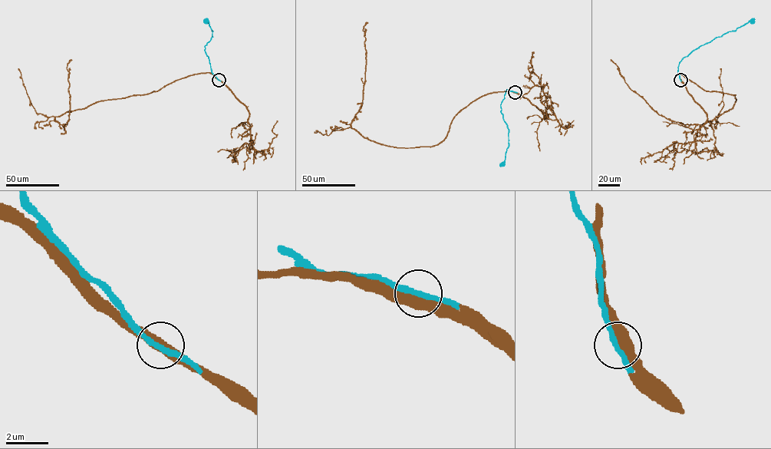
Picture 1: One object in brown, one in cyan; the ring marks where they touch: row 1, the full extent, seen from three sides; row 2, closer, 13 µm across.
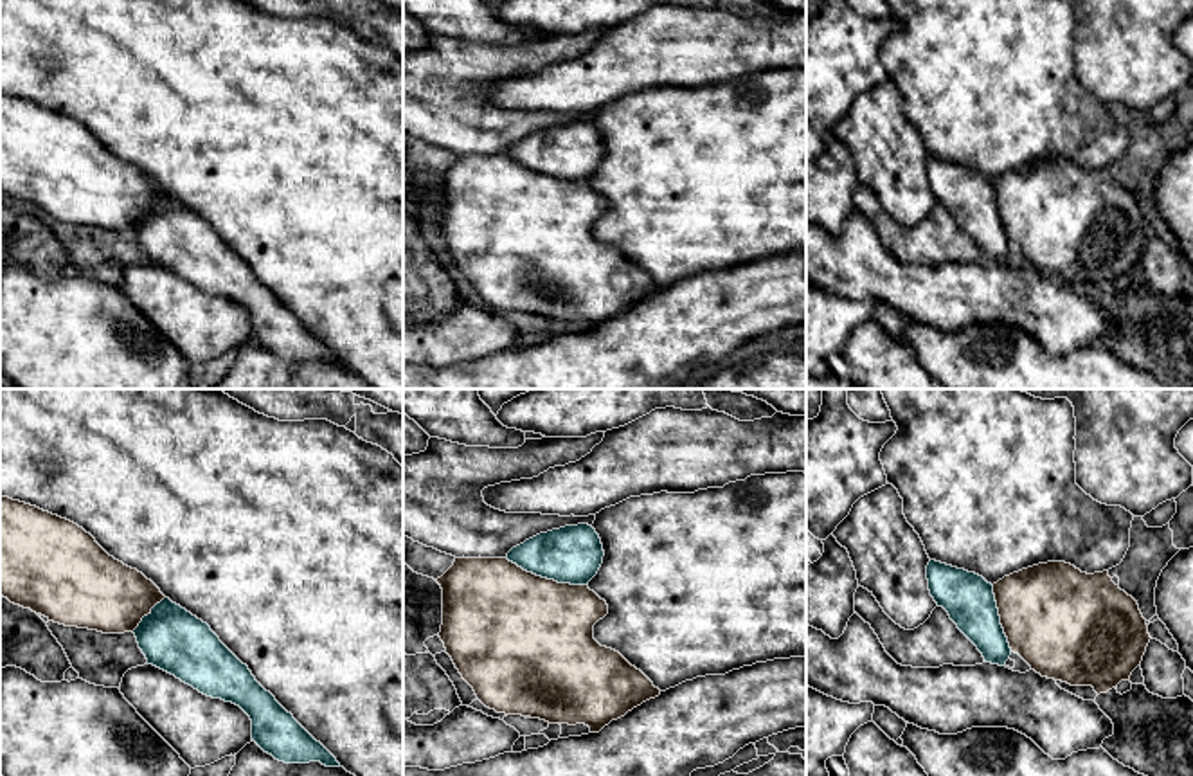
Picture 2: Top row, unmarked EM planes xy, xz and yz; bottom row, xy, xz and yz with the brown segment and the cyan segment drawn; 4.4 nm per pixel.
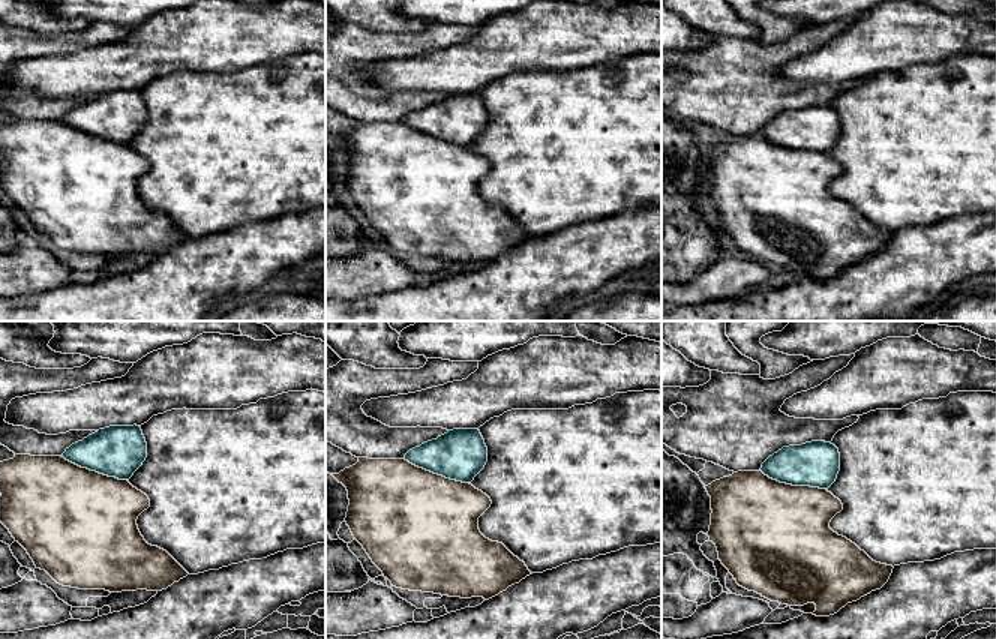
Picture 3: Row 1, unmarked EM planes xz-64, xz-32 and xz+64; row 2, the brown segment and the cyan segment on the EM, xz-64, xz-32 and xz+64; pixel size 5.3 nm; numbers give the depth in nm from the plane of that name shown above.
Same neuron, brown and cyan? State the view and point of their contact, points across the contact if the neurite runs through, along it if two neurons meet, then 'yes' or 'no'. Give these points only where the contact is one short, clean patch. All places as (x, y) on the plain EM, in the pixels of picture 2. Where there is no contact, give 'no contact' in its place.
contact xz (546, 175); yes

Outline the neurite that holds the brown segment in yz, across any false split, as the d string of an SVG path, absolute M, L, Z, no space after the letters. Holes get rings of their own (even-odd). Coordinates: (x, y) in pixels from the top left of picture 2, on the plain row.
M930 157L927 176L937 203L948 209L986 259L1004 263L1015 248L1042 274L1071 283L1092 283L1098 292L1130 275L1132 268L1141 263L1152 236L1137 198L1112 178L1108 167L1087 171L1065 158L1047 158L1004 173L991 182L975 169Z

